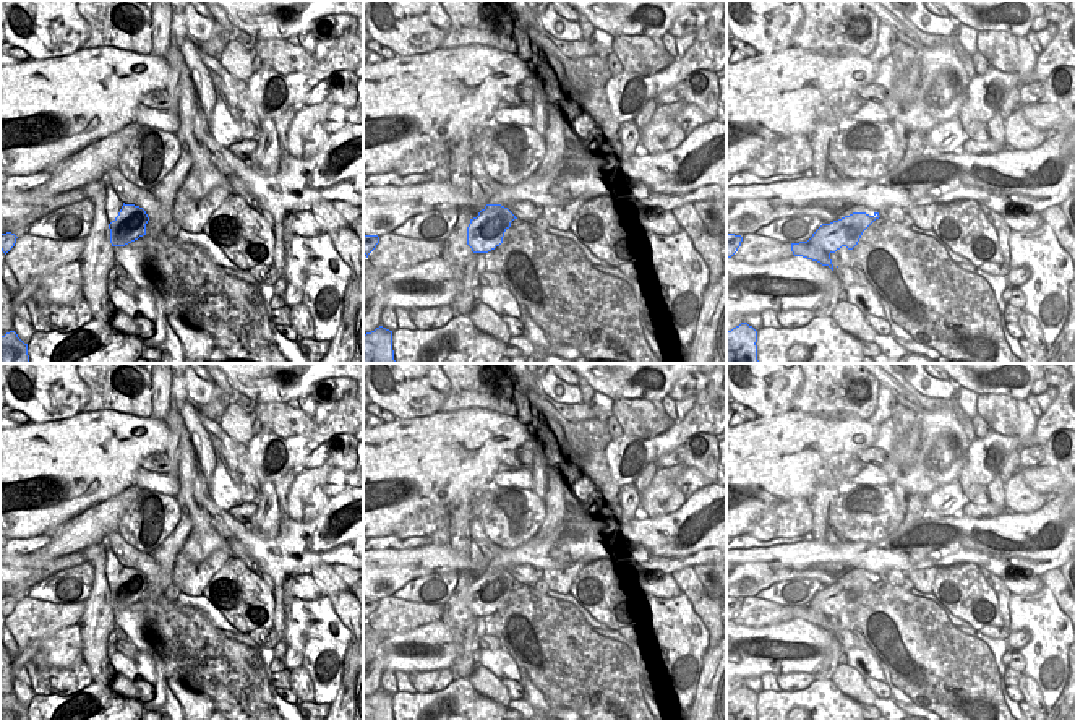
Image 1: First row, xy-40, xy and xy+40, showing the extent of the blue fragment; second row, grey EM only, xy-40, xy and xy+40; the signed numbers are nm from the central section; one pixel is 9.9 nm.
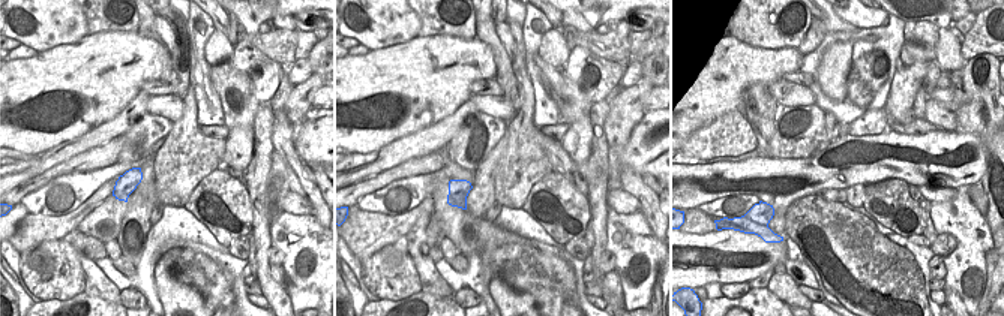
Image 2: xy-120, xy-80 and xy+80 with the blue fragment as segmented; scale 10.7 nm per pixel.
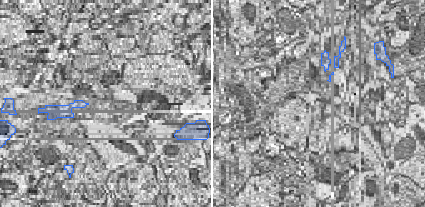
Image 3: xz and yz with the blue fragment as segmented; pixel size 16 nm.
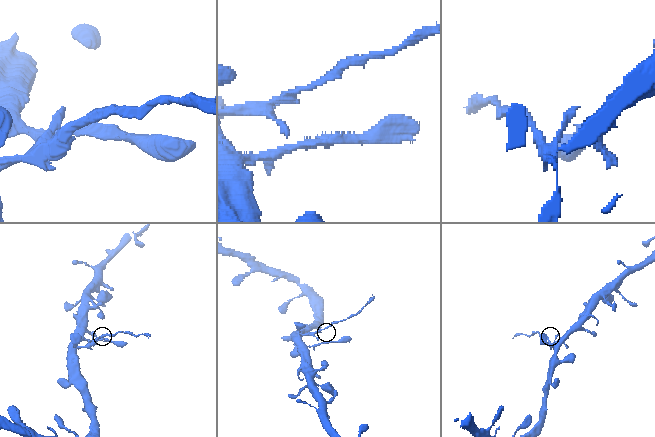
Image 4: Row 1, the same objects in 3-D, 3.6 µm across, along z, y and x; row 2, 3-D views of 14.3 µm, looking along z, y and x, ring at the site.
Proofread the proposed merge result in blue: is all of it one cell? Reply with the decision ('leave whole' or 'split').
split

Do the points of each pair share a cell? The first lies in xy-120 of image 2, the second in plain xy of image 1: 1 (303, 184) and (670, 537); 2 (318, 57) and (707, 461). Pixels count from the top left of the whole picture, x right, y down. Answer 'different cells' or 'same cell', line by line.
1: different cells
2: same cell

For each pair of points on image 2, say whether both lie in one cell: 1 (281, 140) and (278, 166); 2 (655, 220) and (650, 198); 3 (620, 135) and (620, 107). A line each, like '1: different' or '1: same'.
1: different
2: same
3: same

